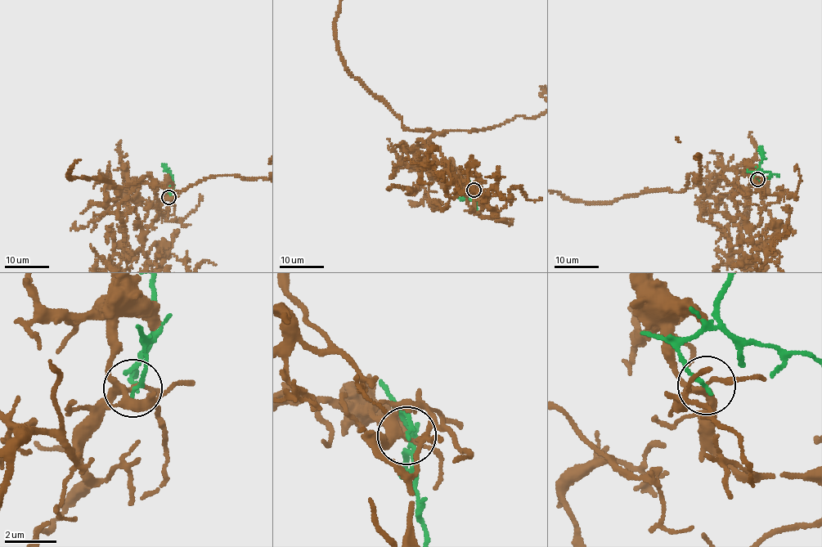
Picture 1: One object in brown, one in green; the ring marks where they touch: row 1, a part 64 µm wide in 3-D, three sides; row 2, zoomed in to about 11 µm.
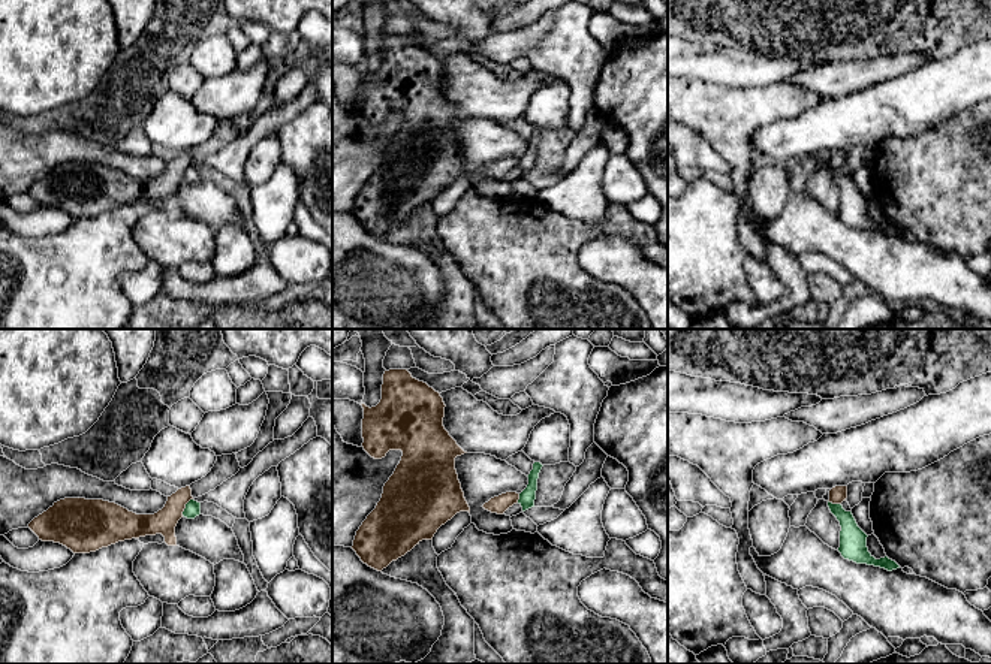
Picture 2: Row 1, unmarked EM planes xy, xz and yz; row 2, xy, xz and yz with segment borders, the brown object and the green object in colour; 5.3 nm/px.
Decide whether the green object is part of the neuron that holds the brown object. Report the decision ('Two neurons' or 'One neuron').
Two neurons

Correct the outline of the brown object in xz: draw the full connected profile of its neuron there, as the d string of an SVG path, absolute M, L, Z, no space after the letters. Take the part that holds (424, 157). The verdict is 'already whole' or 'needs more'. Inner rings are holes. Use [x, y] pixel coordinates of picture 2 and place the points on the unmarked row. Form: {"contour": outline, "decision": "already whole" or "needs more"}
{"contour": "M407 34L385 36L380 67L371 73L361 70L364 115L374 124L385 123L389 115L403 117L380 166L356 196L352 211L364 229L382 236L422 205L433 205L437 194L457 178L470 178L455 135L455 123L467 117L443 91L446 70L440 58L413 43Z", "decision": "already whole"}

